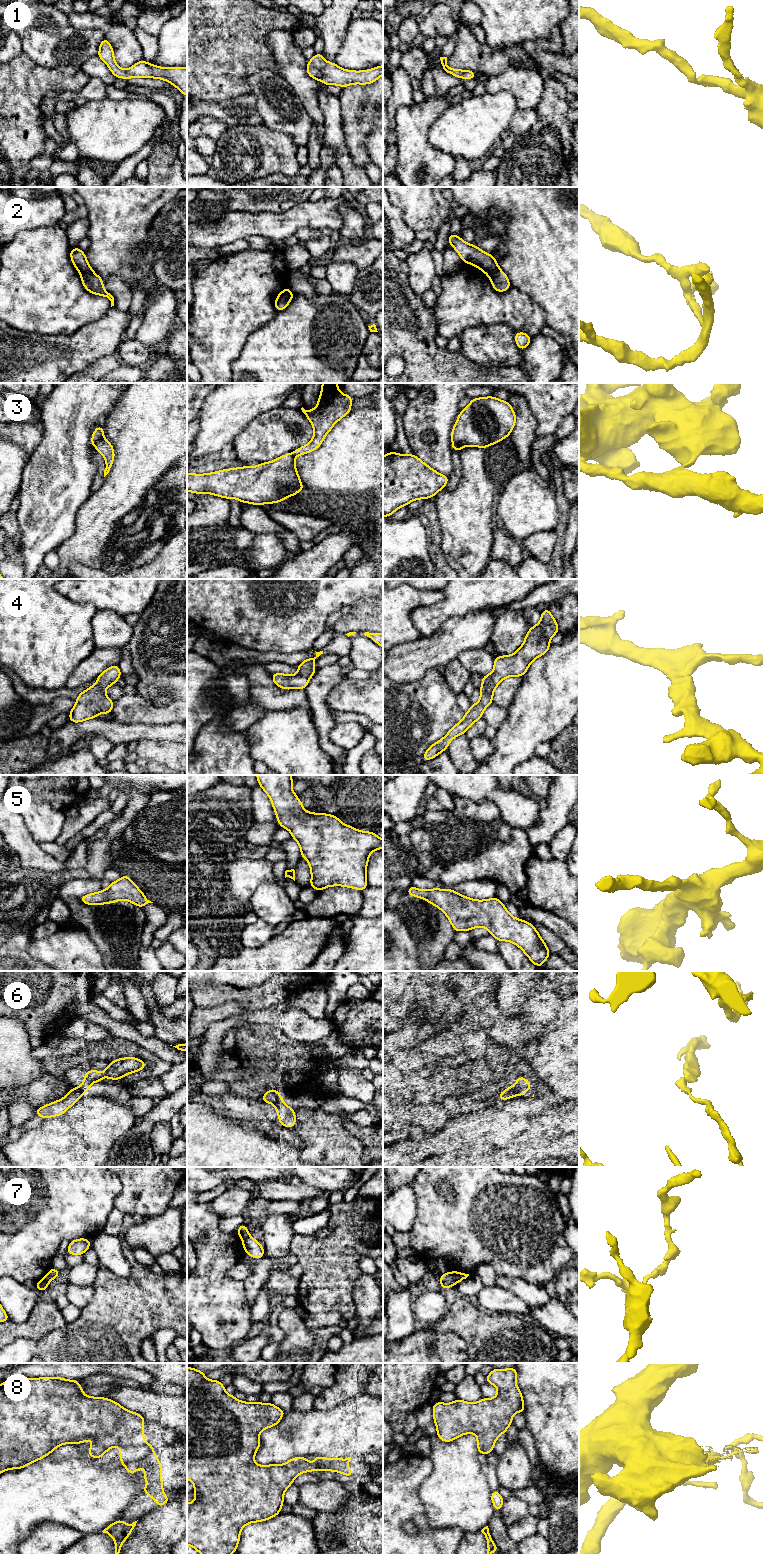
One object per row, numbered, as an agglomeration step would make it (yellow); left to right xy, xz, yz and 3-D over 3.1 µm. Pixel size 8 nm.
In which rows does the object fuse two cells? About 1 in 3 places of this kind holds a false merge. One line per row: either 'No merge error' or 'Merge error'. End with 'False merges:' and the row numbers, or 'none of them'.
1: No merge error
2: Merge error
3: Merge error
4: No merge error
5: No merge error
6: Merge error
7: Merge error
8: Merge error
False merges: 2, 3, 6, 7, 8

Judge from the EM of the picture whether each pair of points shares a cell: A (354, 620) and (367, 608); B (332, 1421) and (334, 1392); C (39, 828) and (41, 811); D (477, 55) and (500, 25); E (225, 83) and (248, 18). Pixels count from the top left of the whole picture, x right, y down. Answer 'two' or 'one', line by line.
A: one
B: two
C: one
D: two
E: one

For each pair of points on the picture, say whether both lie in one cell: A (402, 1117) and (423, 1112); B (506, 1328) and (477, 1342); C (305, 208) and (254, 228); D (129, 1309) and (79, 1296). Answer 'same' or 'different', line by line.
A: different
B: same
C: same
D: different

